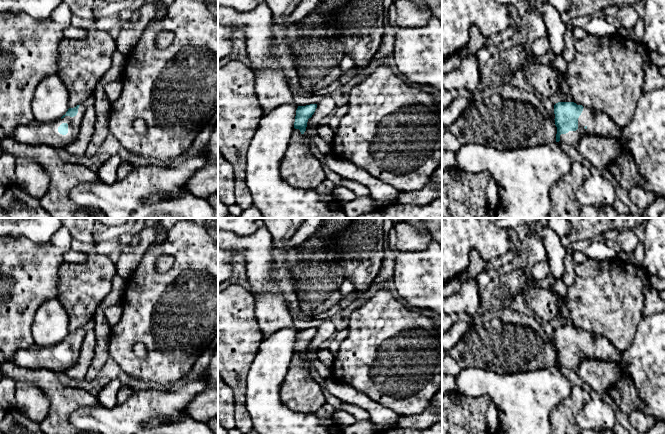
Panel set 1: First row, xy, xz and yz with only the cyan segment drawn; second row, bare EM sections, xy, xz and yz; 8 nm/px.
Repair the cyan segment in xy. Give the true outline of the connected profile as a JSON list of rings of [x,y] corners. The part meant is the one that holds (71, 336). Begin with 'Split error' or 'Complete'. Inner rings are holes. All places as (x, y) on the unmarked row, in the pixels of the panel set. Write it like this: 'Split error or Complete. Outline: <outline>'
Split error. Outline: [[[81,328],[69,332],[59,344],[44,348],[34,344],[27,349],[20,349],[15,353],[12,362],[27,369],[66,371],[77,363],[85,333],[86,331]]]

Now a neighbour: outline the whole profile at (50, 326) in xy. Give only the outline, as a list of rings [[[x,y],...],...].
[[[57,298],[45,301],[35,313],[31,326],[34,344],[44,348],[59,344],[69,333],[66,310]]]

